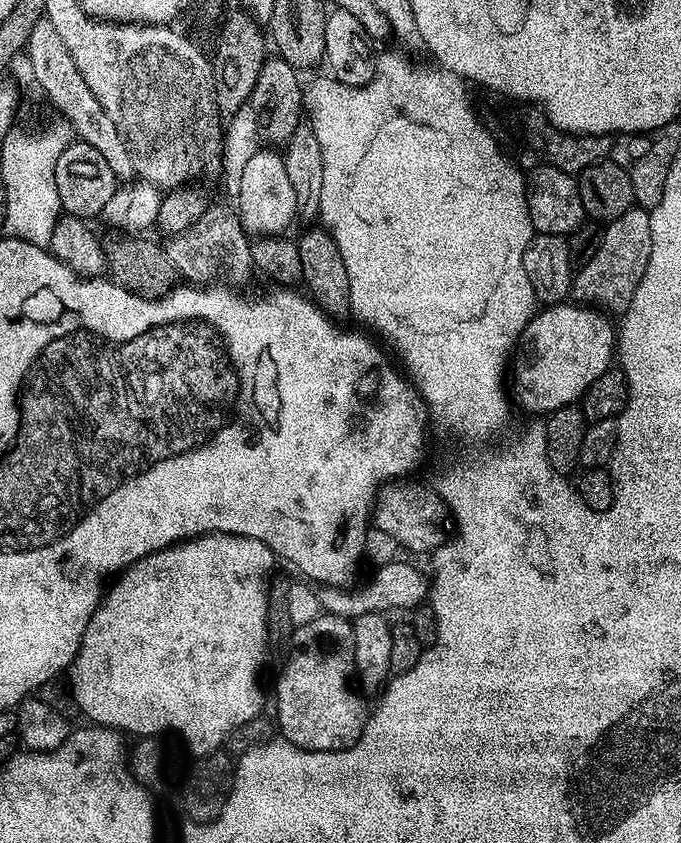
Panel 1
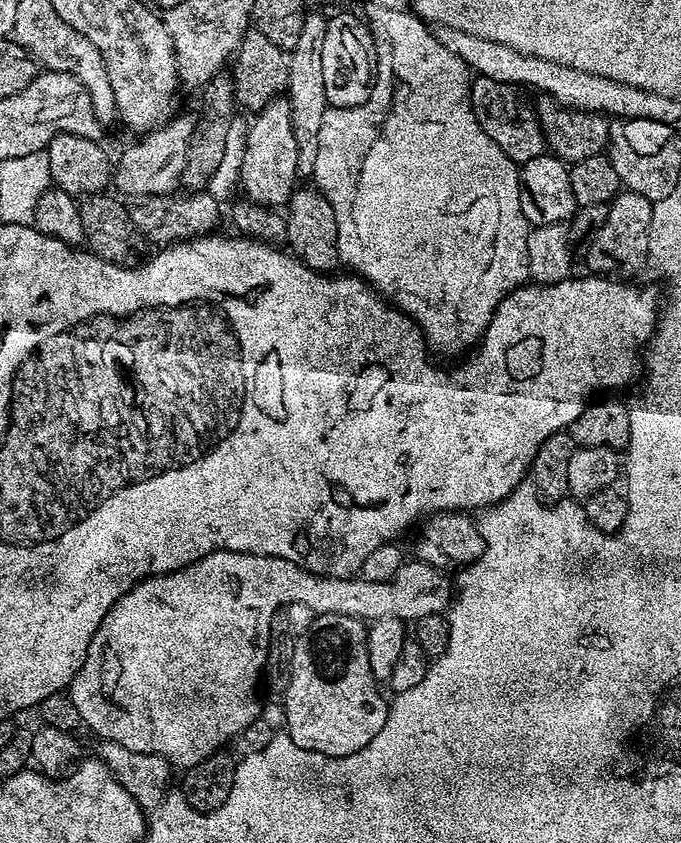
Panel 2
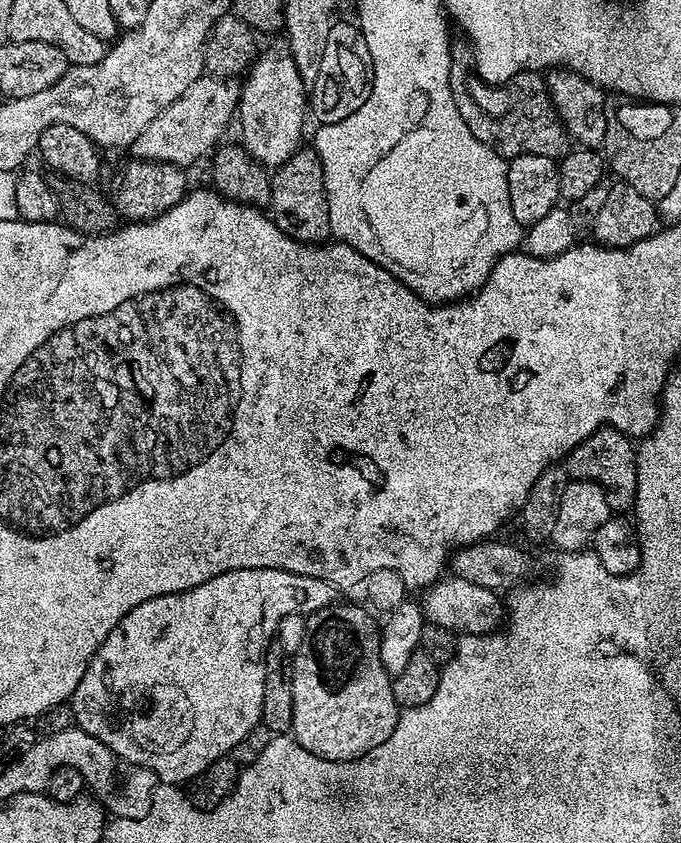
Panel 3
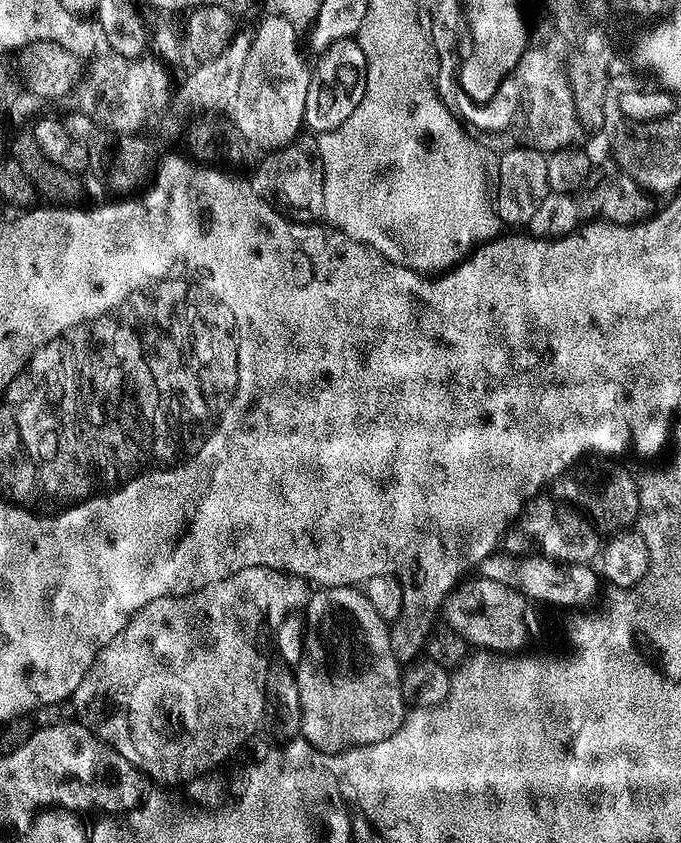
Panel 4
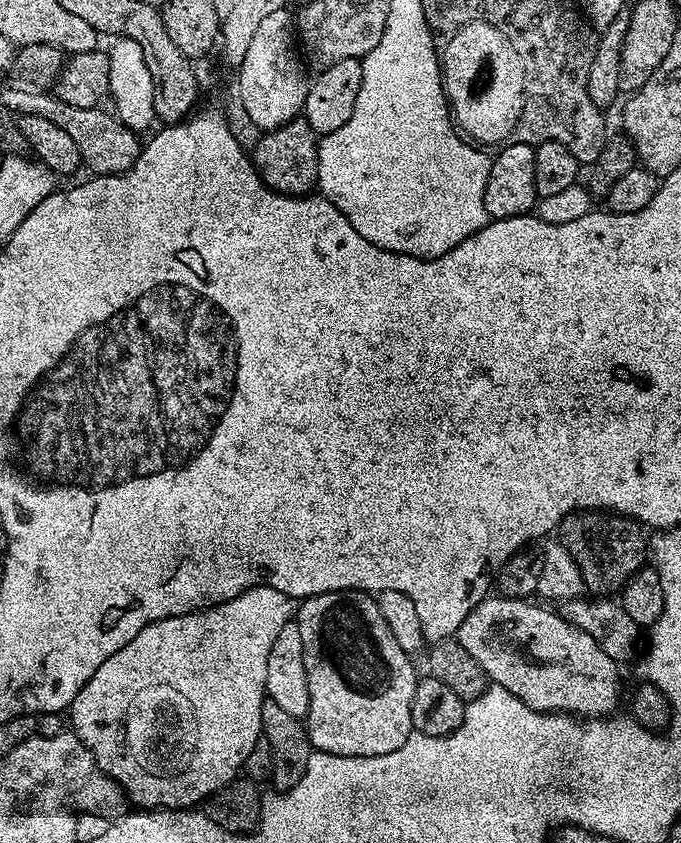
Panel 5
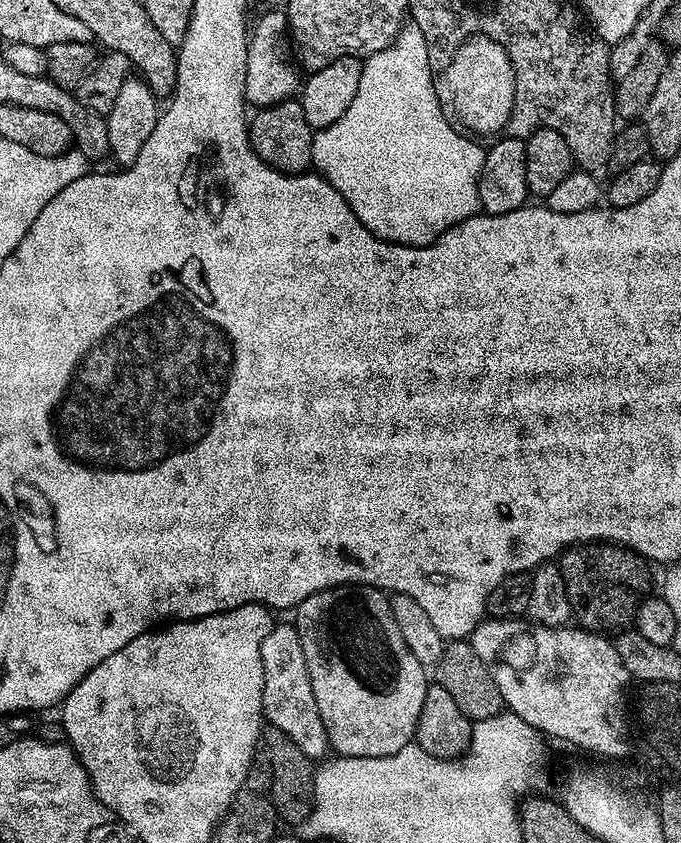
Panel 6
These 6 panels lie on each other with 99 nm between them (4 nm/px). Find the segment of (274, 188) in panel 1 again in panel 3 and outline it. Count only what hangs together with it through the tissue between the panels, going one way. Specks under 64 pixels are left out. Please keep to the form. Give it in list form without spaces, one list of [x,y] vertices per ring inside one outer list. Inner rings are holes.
[[[280,43],[266,49],[265,52],[263,49],[242,80],[238,105],[238,124],[240,120],[240,132],[244,135],[242,146],[265,169],[276,169],[282,162],[286,162],[286,158],[290,158],[290,154],[294,154],[296,149],[301,147],[300,135],[304,132],[304,116],[306,120],[306,109],[309,104],[305,82],[298,74],[298,68],[294,66],[294,58],[287,47]]]

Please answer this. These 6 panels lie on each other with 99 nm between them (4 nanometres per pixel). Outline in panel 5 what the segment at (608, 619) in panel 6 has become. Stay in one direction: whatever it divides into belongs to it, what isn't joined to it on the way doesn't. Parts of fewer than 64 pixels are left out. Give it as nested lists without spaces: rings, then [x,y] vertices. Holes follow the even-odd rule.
[[[604,514],[599,518],[600,528],[594,529],[589,536],[563,537],[562,542],[568,547],[568,553],[572,555],[582,574],[585,589],[597,597],[604,598],[609,594],[619,593],[626,581],[639,568],[645,567],[646,536],[644,540],[645,533],[641,525],[629,517]]]

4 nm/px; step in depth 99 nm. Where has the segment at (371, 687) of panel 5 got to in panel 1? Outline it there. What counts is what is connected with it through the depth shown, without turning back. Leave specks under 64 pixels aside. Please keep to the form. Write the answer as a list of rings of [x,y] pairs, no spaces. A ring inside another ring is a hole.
[[[321,614],[314,618],[314,622],[299,625],[290,644],[288,661],[276,680],[279,735],[294,746],[311,752],[337,752],[349,748],[358,742],[370,715],[369,709],[364,709],[365,697],[354,687],[356,667],[352,620]]]

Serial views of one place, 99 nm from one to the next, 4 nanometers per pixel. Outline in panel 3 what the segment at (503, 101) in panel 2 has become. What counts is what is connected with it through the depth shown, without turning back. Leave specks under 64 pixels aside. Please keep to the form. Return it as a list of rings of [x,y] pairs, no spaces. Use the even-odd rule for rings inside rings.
[[[460,58],[453,59],[452,73],[450,74],[450,87],[454,94],[454,102],[458,106],[458,114],[462,114],[462,122],[470,126],[470,134],[478,138],[490,150],[504,157],[505,161],[513,160],[515,156],[522,154],[542,154],[542,158],[550,158],[559,161],[570,151],[570,137],[564,129],[564,123],[560,121],[560,115],[548,97],[548,88],[544,84],[544,76],[540,74],[528,74],[524,80],[524,112],[491,112],[480,105],[476,97],[476,84],[479,85],[479,77],[474,75],[473,69]]]

